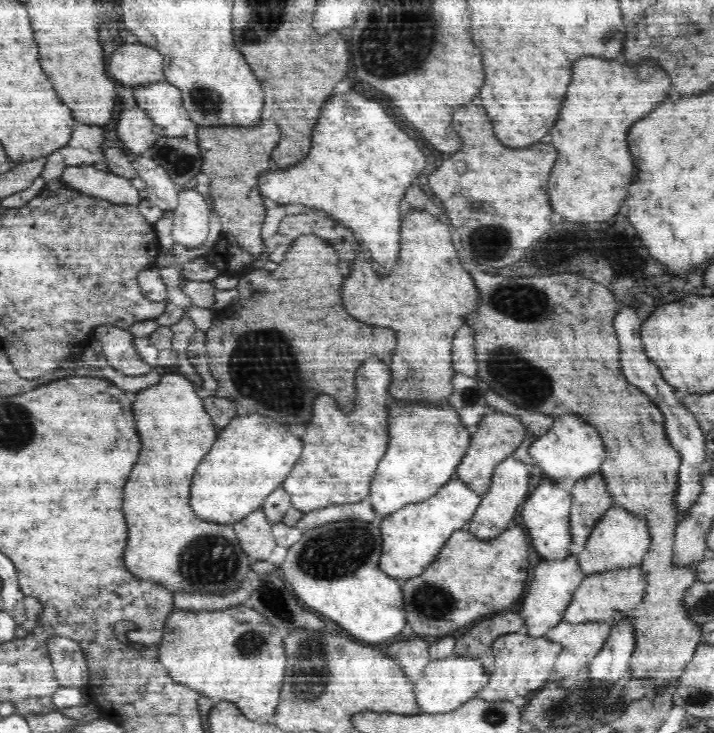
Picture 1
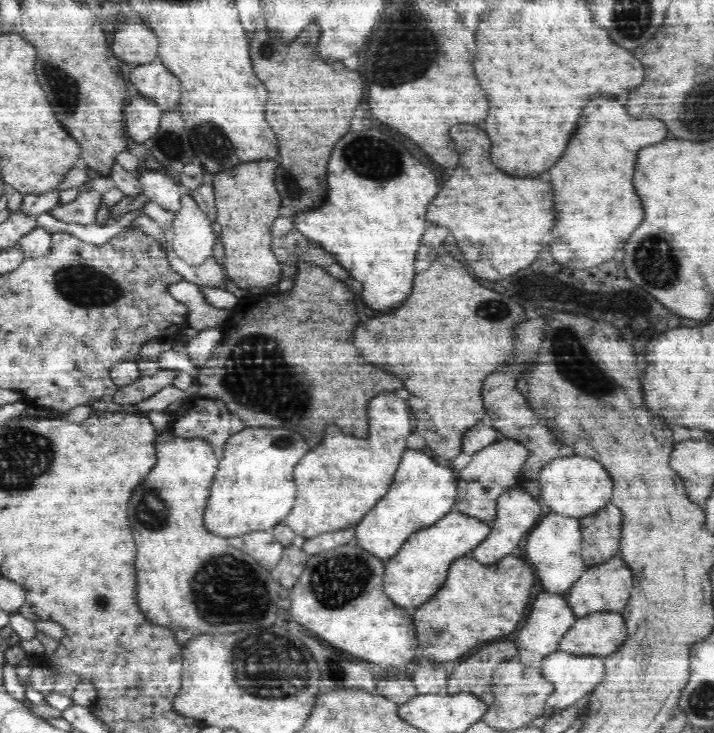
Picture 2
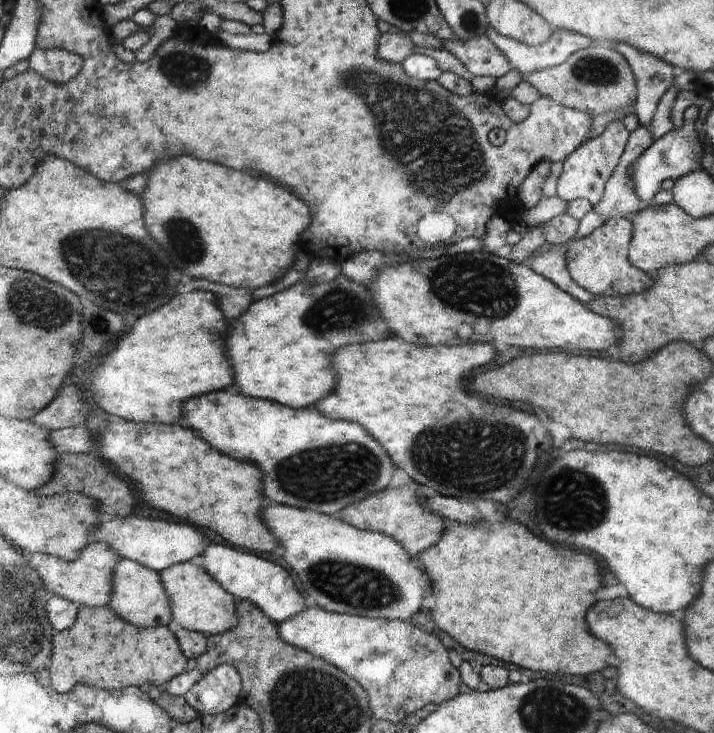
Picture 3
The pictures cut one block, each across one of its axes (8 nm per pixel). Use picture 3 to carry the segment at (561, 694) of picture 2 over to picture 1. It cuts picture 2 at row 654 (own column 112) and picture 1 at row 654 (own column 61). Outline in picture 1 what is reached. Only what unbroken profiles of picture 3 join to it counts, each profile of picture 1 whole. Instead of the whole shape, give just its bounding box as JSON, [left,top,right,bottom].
[545,621,612,674]

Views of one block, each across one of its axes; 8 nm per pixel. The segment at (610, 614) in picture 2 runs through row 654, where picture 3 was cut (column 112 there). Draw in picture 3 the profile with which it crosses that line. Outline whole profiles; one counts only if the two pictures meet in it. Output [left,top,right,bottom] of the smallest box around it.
[108,558,173,627]

